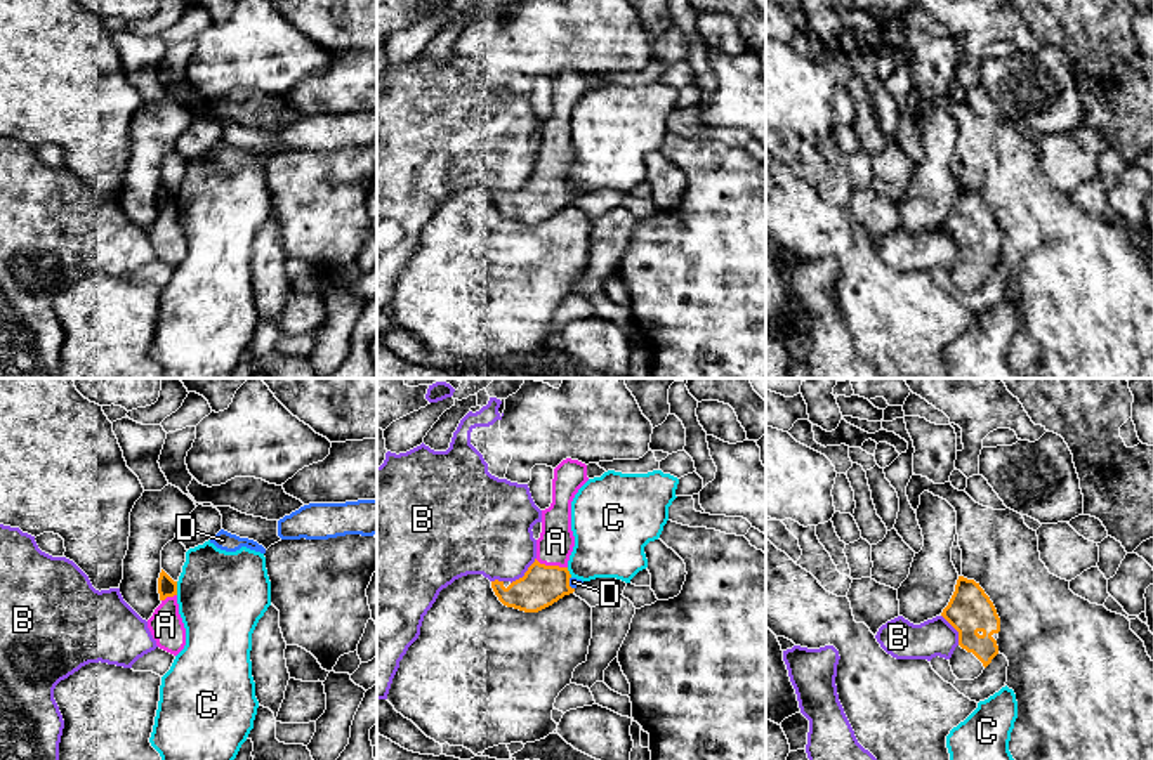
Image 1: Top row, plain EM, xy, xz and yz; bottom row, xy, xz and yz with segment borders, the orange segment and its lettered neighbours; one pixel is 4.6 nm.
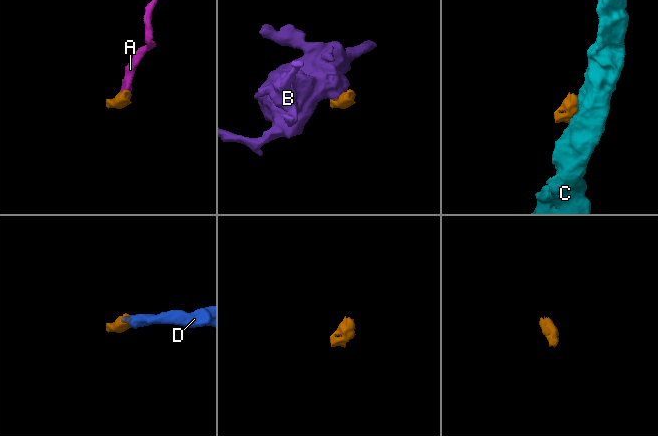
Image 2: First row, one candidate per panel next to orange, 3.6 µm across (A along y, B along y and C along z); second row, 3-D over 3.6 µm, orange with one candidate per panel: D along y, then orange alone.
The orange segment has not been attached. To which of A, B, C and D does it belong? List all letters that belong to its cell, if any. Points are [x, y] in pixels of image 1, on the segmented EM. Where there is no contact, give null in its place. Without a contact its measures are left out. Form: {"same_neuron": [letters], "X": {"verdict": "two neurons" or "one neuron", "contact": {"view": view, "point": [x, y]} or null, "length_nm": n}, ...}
{"same_neuron": ["A", "D"], "A": {"verdict": "one neuron", "contact": {"view": "xz", "point": [551, 566]}, "length_nm": 160}, "B": {"verdict": "two neurons", "contact": {"view": "xz", "point": [525, 573]}, "length_nm": 170}, "C": {"verdict": "two neurons", "contact": {"view": "xy", "point": [176, 589]}, "length_nm": 60}, "D": {"verdict": "one neuron", "contact": {"view": "xz", "point": [568, 583]}, "length_nm": 70}}

